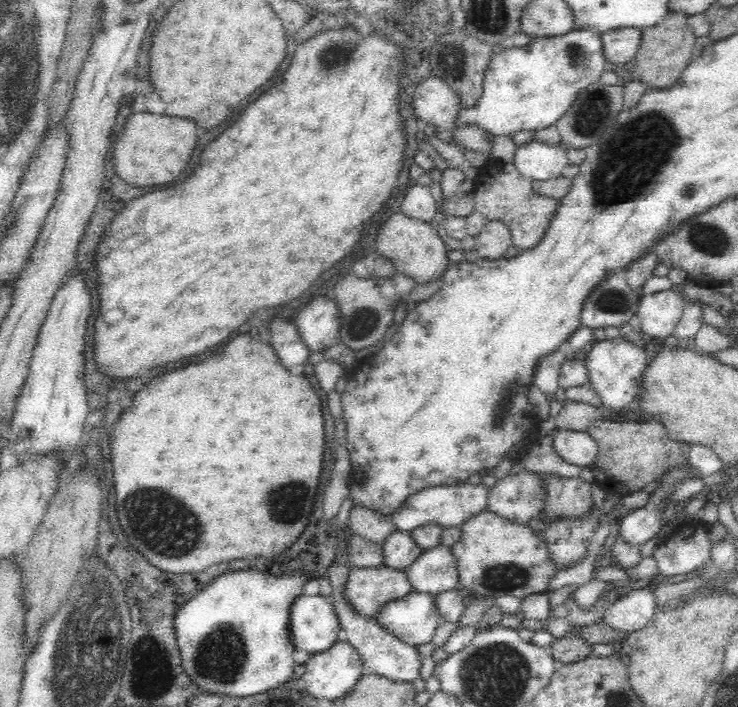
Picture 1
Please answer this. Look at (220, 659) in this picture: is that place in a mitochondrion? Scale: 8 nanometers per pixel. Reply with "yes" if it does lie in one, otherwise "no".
yes

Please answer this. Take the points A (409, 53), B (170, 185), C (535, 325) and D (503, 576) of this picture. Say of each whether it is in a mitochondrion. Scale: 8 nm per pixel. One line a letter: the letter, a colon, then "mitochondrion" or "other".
A: other
B: other
C: other
D: mitochondrion

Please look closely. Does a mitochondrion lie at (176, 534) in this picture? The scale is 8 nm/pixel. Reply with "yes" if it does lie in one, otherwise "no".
yes

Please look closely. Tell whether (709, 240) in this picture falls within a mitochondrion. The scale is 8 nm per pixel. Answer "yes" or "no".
yes

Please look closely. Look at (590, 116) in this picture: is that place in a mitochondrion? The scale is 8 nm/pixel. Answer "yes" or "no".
yes

